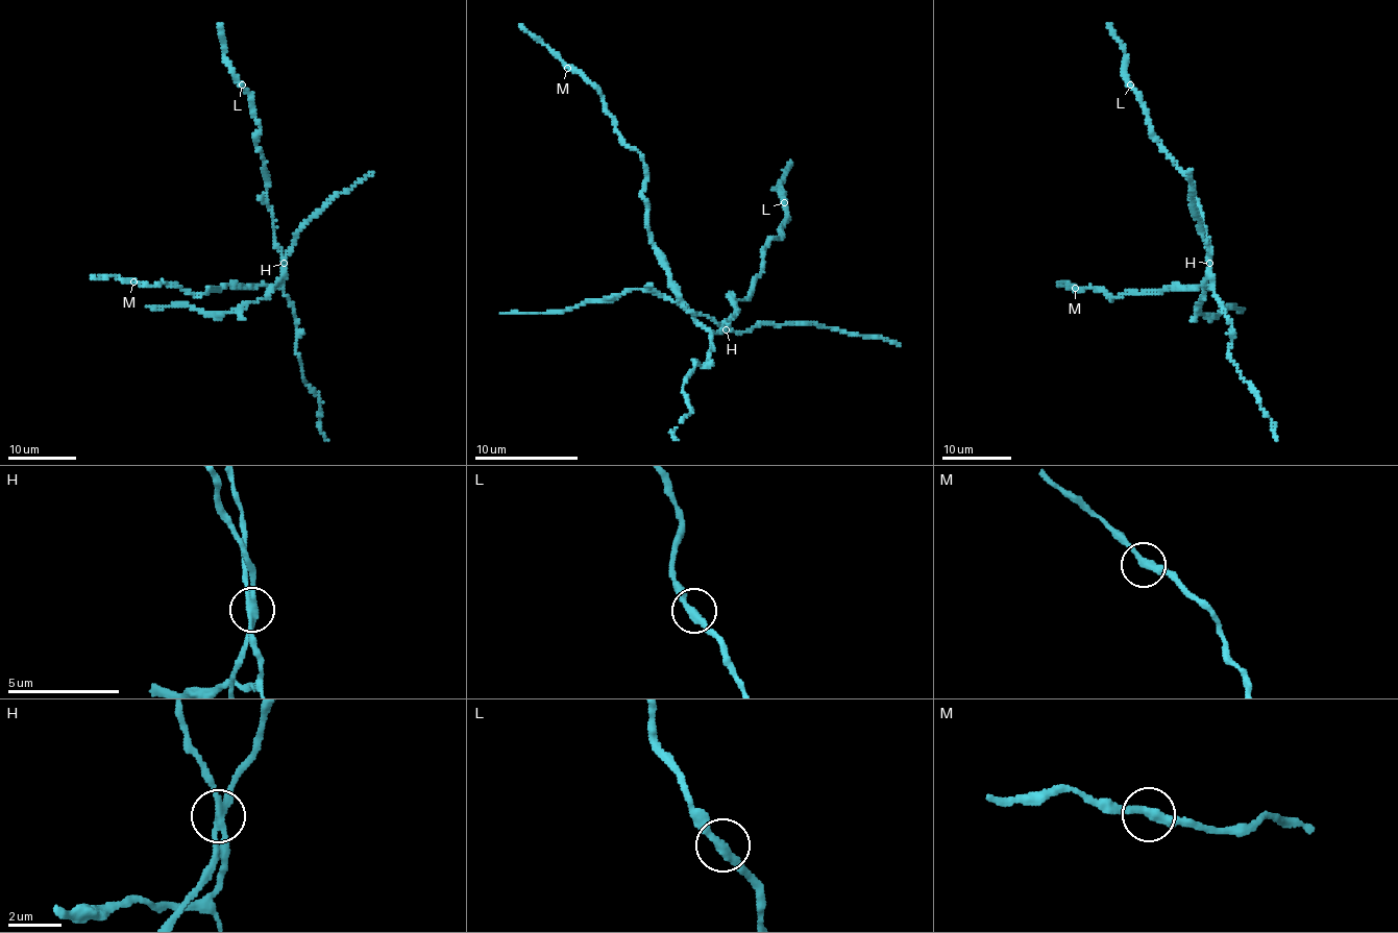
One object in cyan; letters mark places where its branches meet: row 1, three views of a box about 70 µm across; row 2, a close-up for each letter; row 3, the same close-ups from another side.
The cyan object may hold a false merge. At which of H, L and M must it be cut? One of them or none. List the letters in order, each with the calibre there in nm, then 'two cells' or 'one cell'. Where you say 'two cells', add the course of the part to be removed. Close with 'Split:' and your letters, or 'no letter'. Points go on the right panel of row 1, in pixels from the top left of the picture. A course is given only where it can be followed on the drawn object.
H: calibre 240 nm; two cells; course (1209, 262), (1205, 293), (1198, 312), (1217, 316), (1230, 308), (1244, 308)
L: calibre 320 nm; one cell
M: calibre 320 nm; one cell
Split: H

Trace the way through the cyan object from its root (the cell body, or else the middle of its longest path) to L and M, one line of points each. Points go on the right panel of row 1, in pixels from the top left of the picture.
L: (1209, 264), (1207, 231), (1192, 181), (1152, 137), (1142, 98), (1130, 84)
M: (1209, 264), (1211, 285), (1122, 293), (1110, 298), (1102, 290), (1085, 287), (1077, 291), (1075, 288)

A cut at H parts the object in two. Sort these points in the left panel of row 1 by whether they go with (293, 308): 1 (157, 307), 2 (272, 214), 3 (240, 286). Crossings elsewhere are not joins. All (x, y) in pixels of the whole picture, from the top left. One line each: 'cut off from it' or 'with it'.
1: cut off from it
2: with it
3: with it

